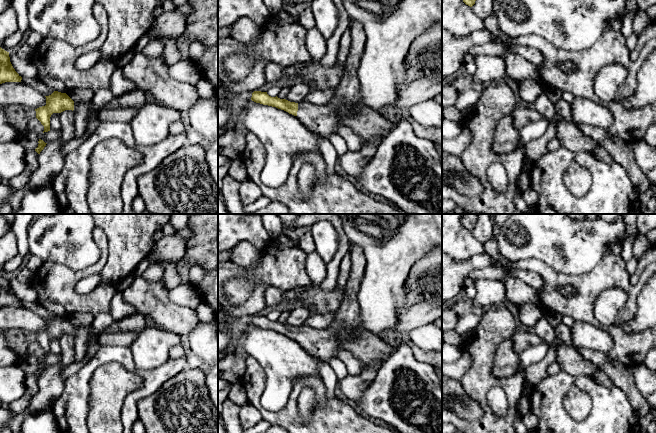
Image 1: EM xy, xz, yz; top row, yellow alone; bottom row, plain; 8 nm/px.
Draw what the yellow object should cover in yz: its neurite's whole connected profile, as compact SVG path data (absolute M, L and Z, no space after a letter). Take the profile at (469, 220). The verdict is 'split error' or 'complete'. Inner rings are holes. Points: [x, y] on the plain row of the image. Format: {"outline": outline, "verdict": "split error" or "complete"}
{"outline": "M465 214L462 218L462 224L466 229L472 231L475 228L477 219L477 214Z", "verdict": "complete"}

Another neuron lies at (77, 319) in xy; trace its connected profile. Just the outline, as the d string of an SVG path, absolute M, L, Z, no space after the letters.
M74 313L67 317L74 326L91 326L95 316L89 313Z

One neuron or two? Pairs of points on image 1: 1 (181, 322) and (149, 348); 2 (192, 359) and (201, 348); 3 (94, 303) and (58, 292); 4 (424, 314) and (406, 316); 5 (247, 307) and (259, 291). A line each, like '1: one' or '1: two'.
1: two
2: two
3: one
4: one
5: one

